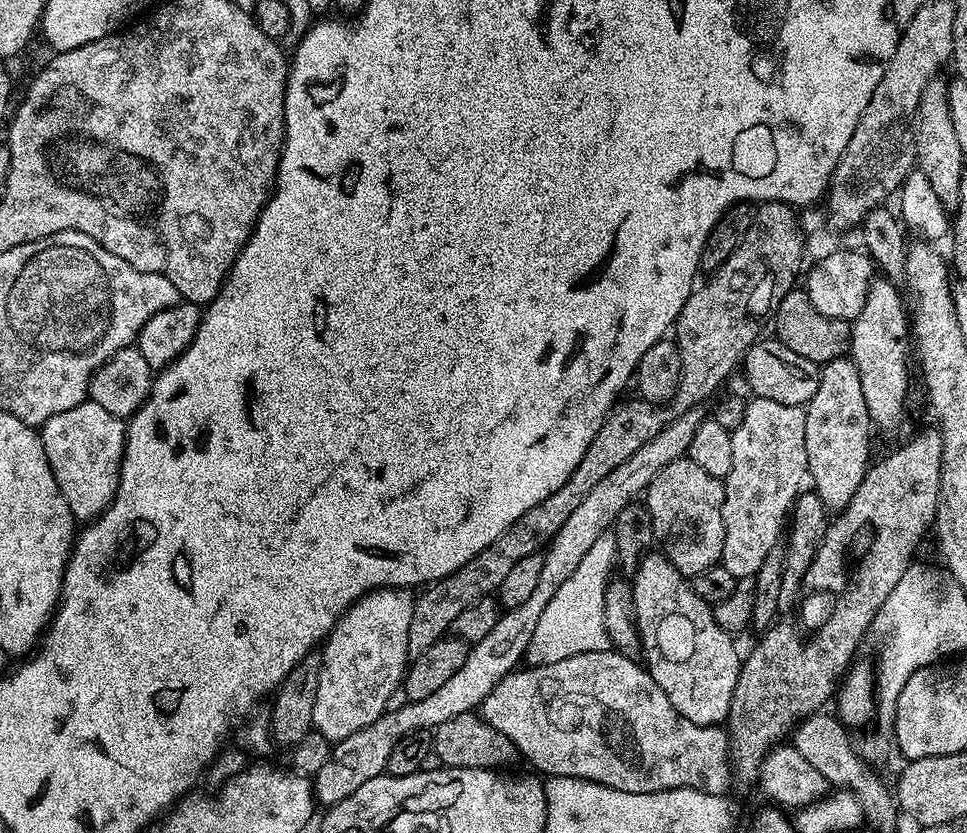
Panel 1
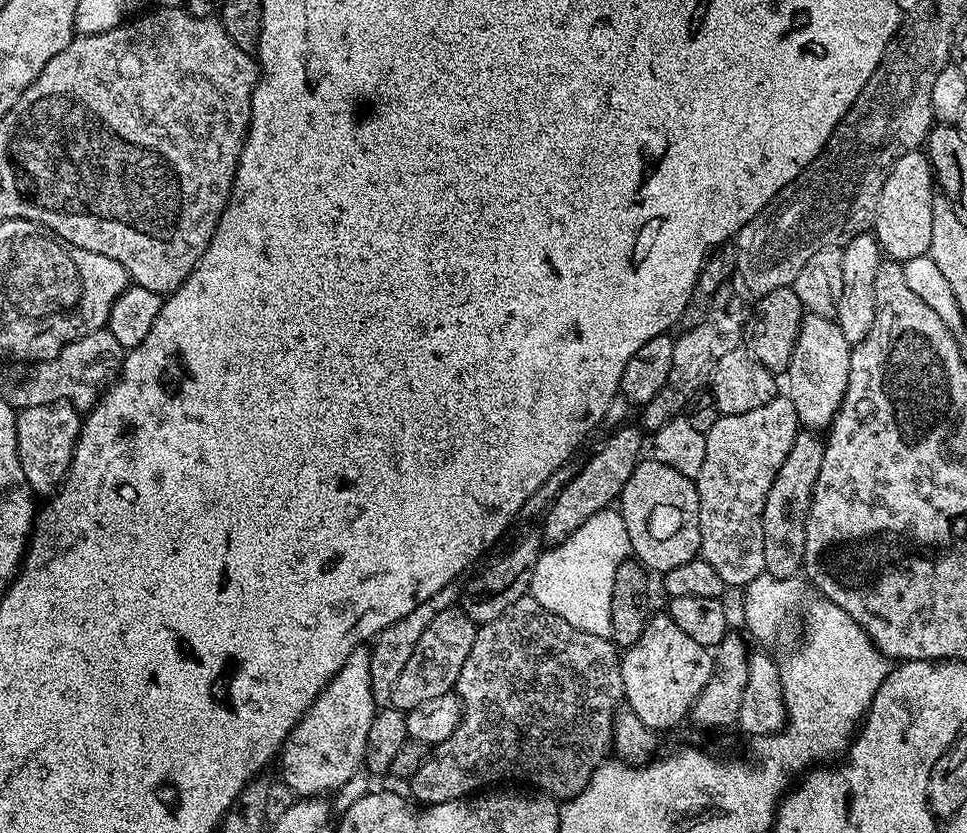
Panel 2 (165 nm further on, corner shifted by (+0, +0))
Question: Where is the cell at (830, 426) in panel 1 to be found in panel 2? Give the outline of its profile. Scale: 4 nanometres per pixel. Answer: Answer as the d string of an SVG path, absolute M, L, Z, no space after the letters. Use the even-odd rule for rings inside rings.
M805 315L786 373L786 395L790 402L794 402L794 410L805 429L827 429L838 414L842 398L846 398L846 386L850 382L852 350L853 345L849 344L846 334L842 334L835 320Z

